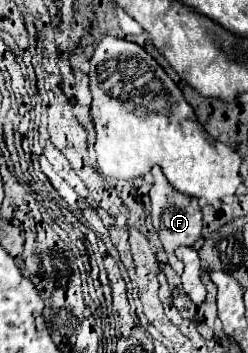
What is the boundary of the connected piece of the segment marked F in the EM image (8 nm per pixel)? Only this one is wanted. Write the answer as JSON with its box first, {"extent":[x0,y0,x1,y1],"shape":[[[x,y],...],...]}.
{"extent":[151,168,201,274],"shape":[[[153,168],[153,188],[151,188],[151,216],[153,216],[153,226],[159,234],[159,240],[169,256],[169,264],[173,266],[173,270],[177,274],[183,272],[183,264],[175,258],[175,248],[177,246],[193,246],[195,240],[201,236],[201,210],[197,204],[197,198],[181,194],[179,190],[175,190],[169,180],[165,180],[165,174],[161,172],[161,168]]]}

